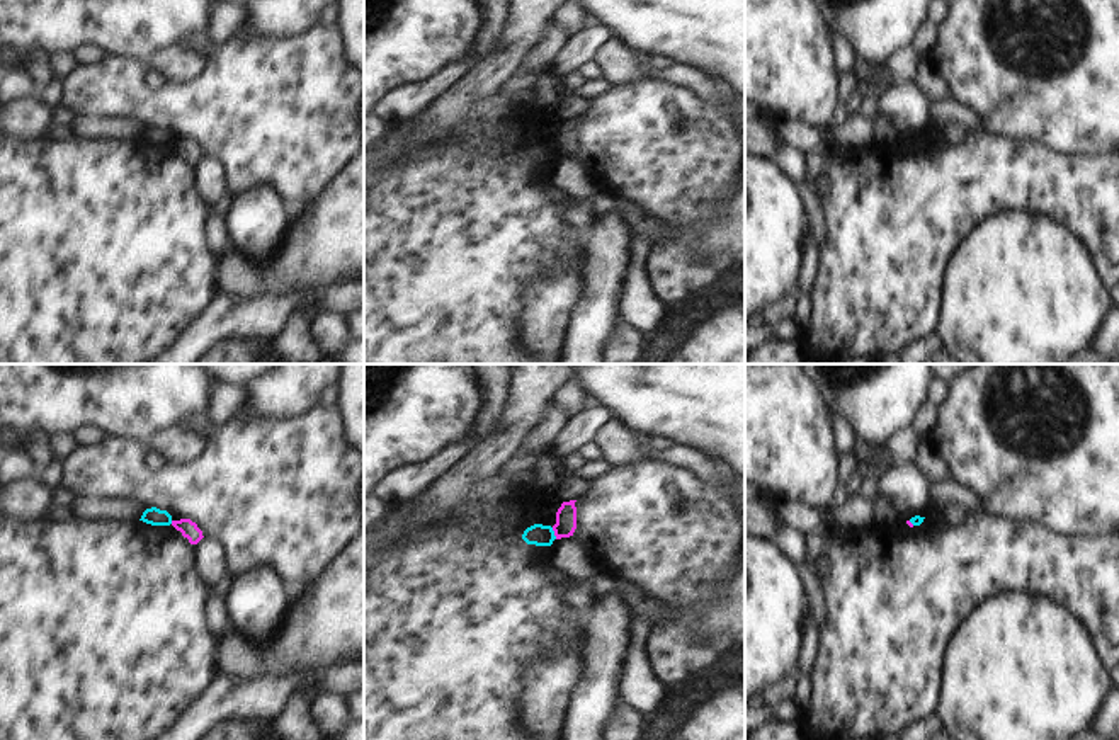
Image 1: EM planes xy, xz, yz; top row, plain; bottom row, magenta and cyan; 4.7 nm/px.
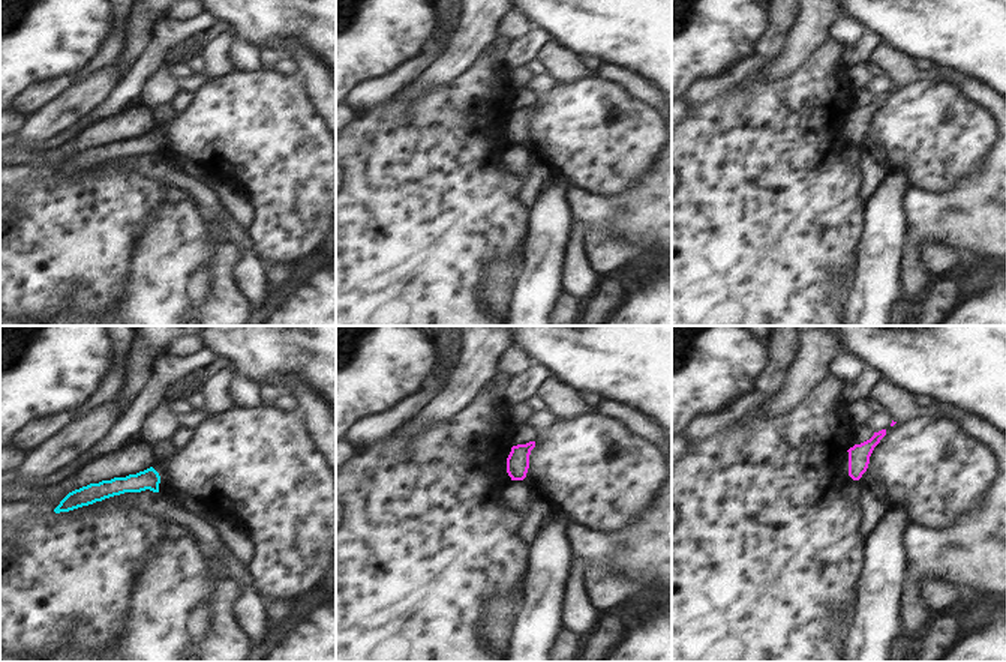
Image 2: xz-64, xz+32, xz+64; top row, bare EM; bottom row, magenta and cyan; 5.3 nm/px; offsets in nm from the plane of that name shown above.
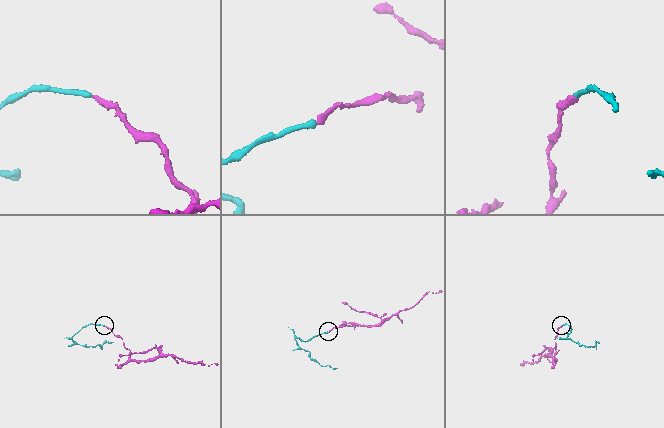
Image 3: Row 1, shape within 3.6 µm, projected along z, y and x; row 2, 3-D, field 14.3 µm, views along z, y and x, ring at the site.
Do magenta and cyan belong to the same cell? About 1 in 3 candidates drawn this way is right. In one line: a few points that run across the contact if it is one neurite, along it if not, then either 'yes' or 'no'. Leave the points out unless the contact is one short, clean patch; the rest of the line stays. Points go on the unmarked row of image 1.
line xz (551, 147), (556, 157); no

